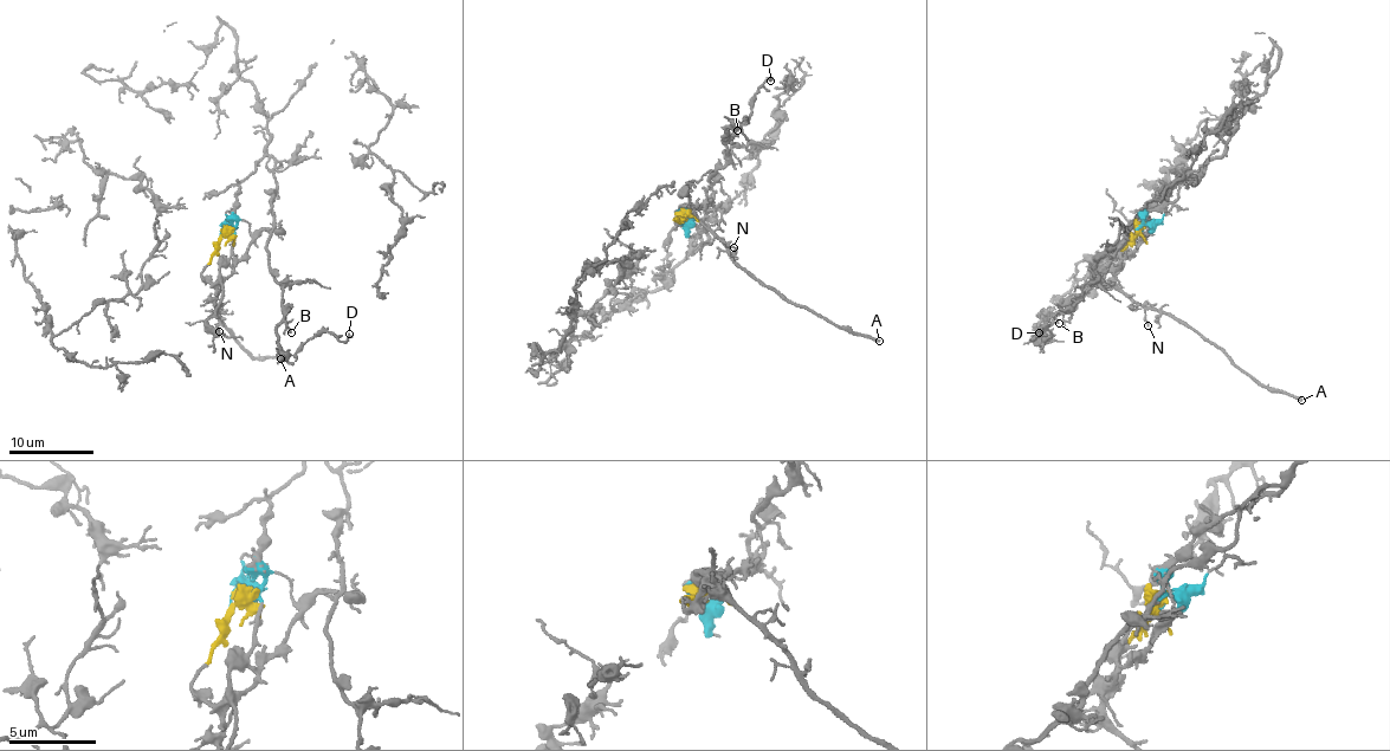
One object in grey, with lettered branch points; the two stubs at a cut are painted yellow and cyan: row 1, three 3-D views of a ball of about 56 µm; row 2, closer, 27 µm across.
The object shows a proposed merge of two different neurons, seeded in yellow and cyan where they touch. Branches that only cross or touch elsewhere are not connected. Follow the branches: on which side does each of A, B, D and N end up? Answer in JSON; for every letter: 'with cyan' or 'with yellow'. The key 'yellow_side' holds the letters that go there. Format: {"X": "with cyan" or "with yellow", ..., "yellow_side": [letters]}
{"A": "with yellow", "B": "with cyan", "D": "with cyan", "N": "with yellow", "yellow_side": ["A", "N"]}

